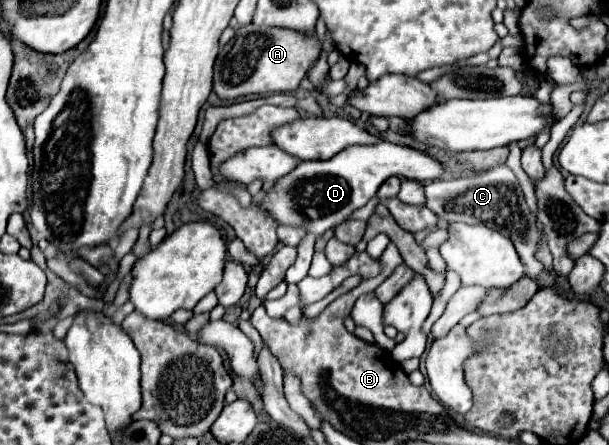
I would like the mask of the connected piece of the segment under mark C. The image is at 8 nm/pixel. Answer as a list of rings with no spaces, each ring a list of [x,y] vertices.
[[[497,166],[487,172],[451,178],[451,180],[433,180],[425,184],[427,208],[431,208],[439,218],[447,222],[465,222],[465,224],[489,224],[493,230],[507,236],[525,266],[529,278],[537,278],[543,270],[543,264],[537,260],[537,250],[541,246],[541,232],[537,228],[537,218],[529,210],[521,186],[517,184],[515,174],[507,166]]]

